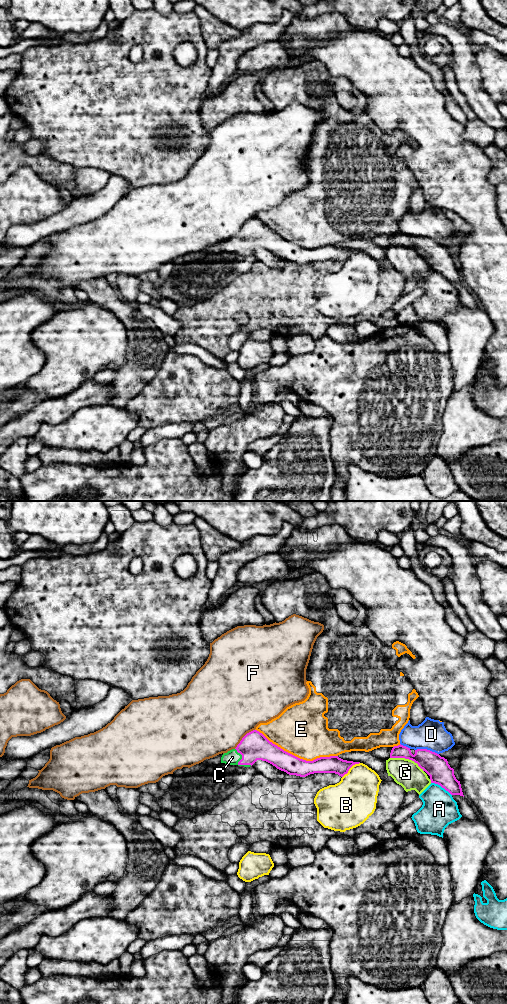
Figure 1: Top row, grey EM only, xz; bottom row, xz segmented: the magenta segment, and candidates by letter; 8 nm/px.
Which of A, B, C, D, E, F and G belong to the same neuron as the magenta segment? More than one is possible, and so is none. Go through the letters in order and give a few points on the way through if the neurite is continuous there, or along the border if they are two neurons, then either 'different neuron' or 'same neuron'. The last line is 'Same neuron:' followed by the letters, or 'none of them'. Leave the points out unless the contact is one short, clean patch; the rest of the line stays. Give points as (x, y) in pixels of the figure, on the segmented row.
A: different neuron
B: border xz (359, 762), (355, 763), (342, 777); different neuron
C: way xz (254, 746), (238, 762), (232, 757); same neuron
D: different neuron
E: different neuron
F: border xz (254, 729), (249, 731), (234, 748); different neuron
G: border xz (390, 757), (411, 759), (423, 771); different neuron
Same neuron: C

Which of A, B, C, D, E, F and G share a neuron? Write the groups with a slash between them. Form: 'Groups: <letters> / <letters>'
Groups: A / B / C / D / E / F / G

